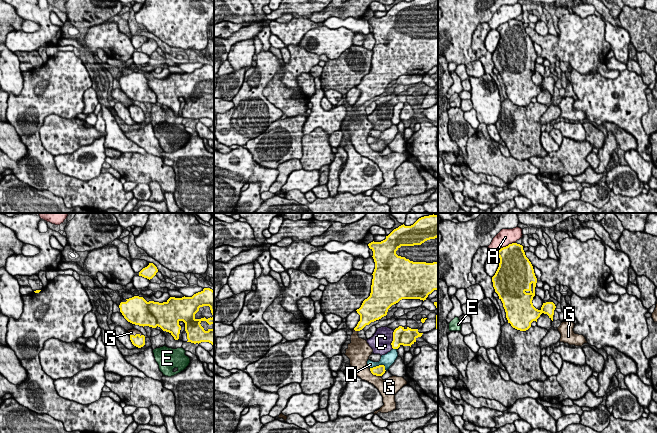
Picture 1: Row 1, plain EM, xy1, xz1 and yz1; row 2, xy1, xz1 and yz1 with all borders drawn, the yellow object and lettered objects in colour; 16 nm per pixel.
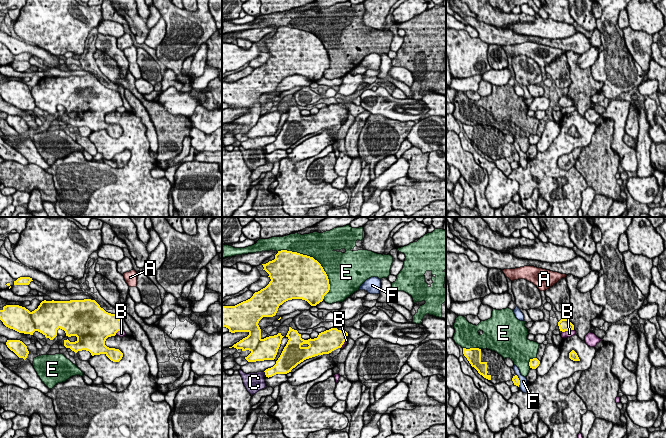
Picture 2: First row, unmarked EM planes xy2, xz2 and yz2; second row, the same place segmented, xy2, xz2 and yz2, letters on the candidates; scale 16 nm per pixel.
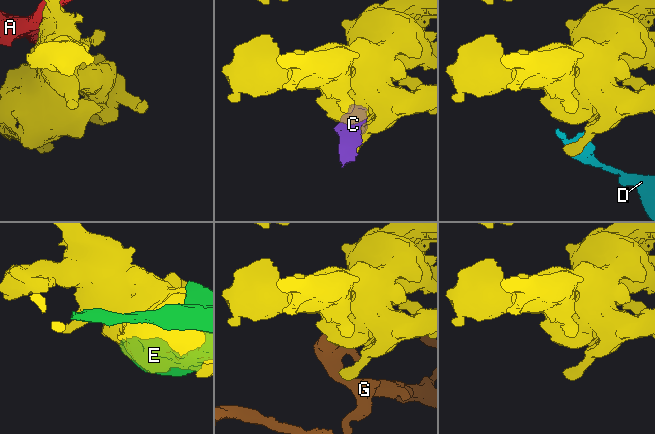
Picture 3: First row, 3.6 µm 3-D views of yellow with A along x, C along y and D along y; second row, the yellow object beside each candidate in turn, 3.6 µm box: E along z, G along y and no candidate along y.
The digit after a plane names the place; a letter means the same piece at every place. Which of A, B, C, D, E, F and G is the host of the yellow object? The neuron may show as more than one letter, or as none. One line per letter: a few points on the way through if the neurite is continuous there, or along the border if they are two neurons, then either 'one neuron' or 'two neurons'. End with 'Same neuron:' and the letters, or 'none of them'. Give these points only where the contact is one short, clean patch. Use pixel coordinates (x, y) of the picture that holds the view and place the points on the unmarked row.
A: two neurons
B: along yz2 (573, 105), (562, 108) | two neurons
C: two neurons
D: two neurons
E: two neurons
F: two neurons
G: one neuron
Same neuron: G

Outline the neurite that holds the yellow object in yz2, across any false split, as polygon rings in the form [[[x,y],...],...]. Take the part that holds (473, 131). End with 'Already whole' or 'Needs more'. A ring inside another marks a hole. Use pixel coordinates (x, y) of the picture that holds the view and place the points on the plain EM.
[[[463,124],[463,130],[471,142],[494,161],[512,156],[514,161],[519,163],[518,152],[512,151],[511,144],[506,141],[504,134],[497,128],[487,124]]]. Needs more

